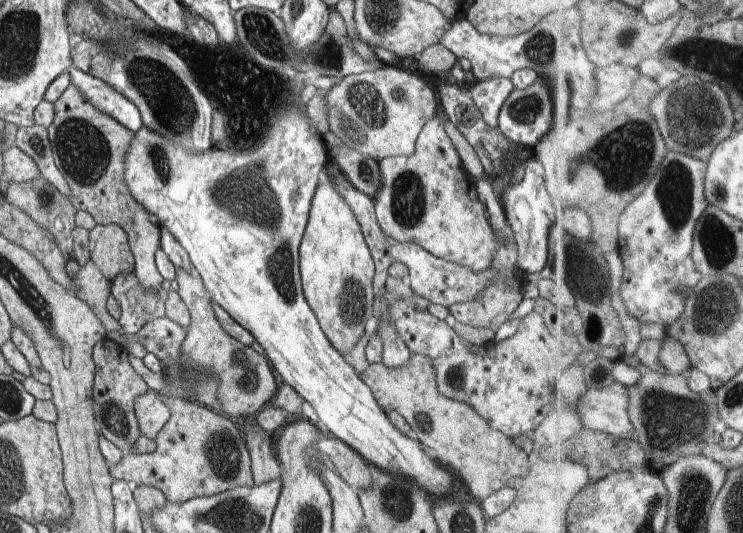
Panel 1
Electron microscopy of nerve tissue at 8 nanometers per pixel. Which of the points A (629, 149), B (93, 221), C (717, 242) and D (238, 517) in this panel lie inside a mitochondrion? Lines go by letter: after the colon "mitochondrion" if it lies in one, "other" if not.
A: mitochondrion
B: other
C: mitochondrion
D: mitochondrion

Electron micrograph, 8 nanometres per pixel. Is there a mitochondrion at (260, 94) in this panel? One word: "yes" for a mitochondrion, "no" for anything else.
yes

